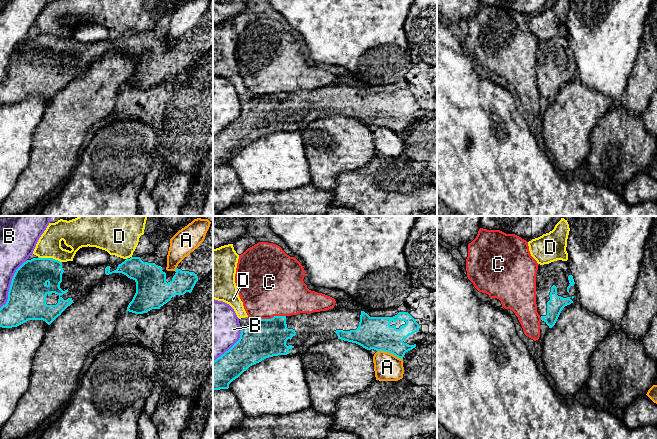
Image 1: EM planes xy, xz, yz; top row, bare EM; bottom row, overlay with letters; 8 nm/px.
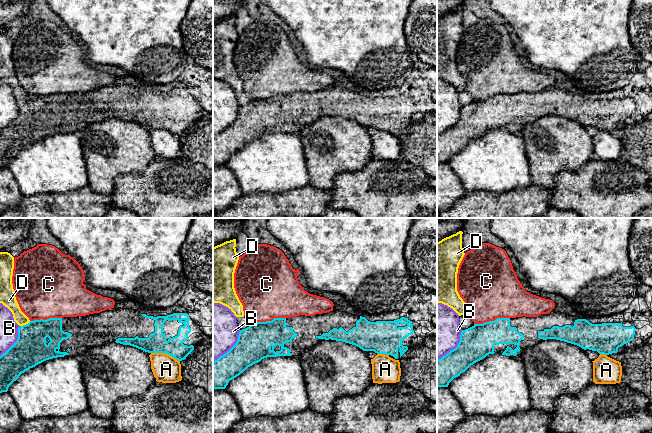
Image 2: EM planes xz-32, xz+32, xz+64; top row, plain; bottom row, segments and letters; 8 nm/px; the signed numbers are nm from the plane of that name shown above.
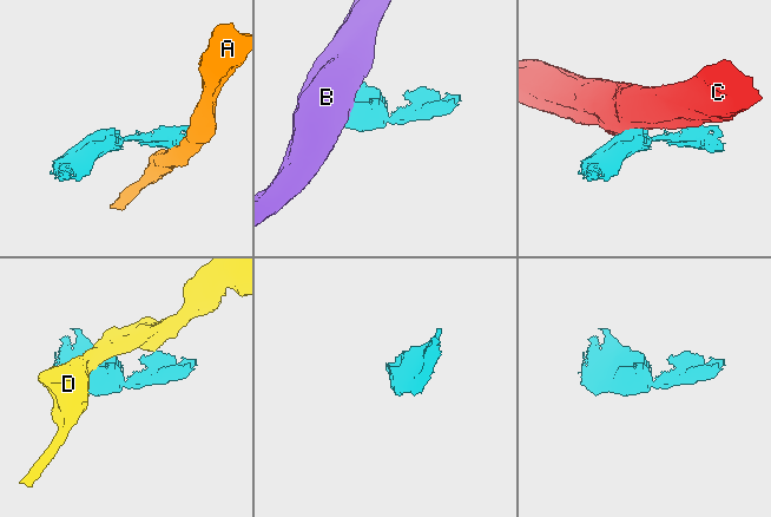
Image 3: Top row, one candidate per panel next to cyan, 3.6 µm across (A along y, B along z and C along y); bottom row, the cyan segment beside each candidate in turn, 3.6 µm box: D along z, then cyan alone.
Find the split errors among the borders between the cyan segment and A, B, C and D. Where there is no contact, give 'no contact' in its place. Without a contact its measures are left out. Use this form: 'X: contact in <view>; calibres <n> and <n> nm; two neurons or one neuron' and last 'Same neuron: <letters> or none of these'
A: contact in xz; calibres 260 and 220 nm; two neurons
B: contact in xy; calibres 300 and 220 nm; two neurons
C: contact in xz; calibres 320 and 460 nm; two neurons
D: contact in xy; calibres 280 and 190 nm; two neurons
Same neuron: none of these

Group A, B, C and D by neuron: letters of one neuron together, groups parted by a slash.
A / B / C / D

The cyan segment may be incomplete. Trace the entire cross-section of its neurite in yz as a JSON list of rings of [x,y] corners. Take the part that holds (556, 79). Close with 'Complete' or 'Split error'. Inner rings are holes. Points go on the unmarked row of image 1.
[[[567,37],[538,41],[536,50],[537,88],[552,104],[562,85],[577,76],[576,60]]]. Split error

